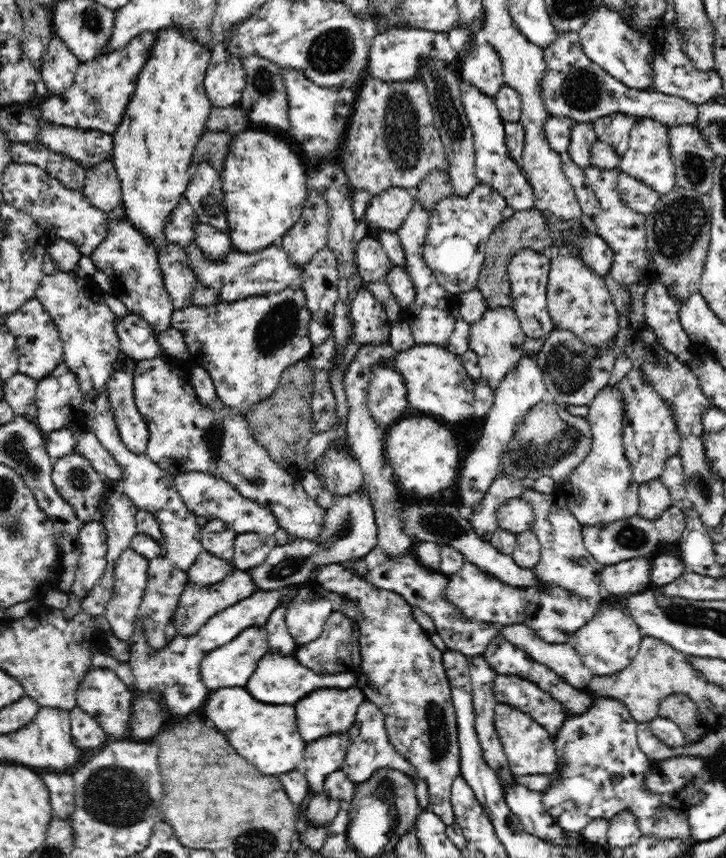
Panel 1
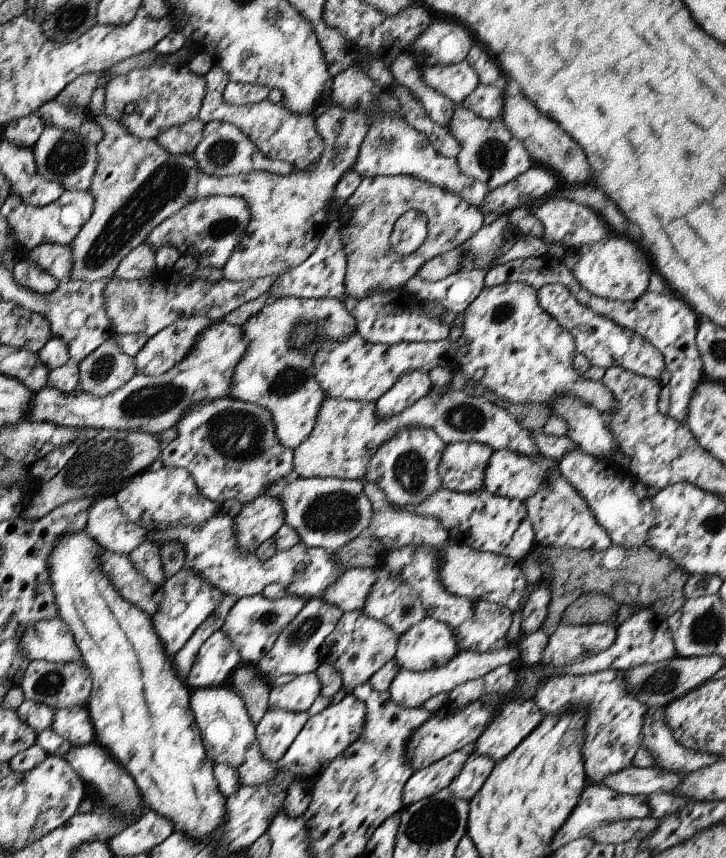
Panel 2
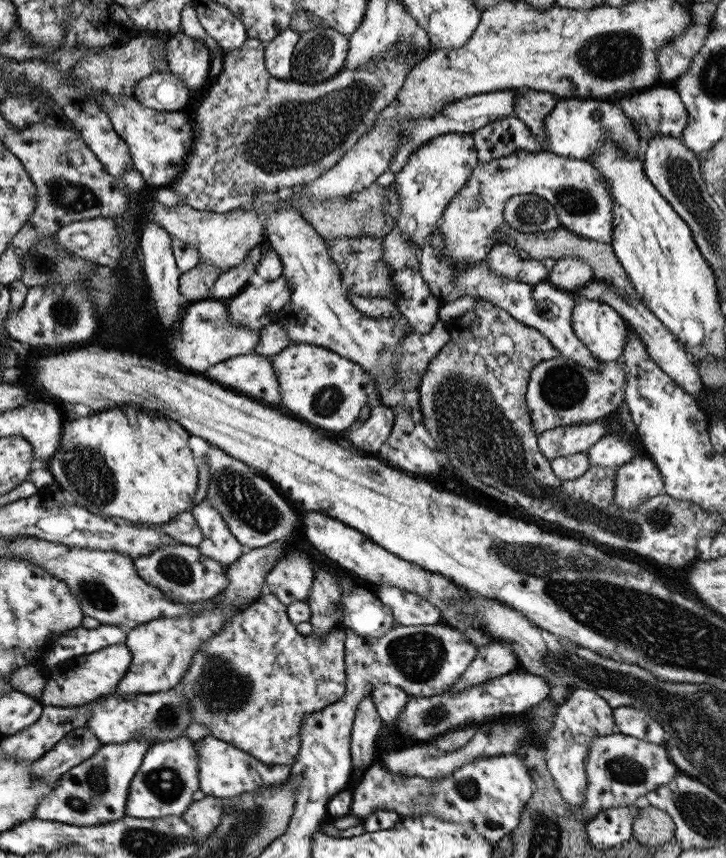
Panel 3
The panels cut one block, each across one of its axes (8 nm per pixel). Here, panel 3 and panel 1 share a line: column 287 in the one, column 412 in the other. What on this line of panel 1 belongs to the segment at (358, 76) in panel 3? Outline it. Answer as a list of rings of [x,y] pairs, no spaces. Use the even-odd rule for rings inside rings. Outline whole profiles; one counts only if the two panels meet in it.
[[[364,79],[357,88],[354,110],[347,127],[346,146],[340,159],[350,186],[362,187],[370,194],[381,193],[390,187],[414,188],[432,171],[447,172],[446,156],[441,136],[433,123],[433,108],[421,80],[380,82]]]

